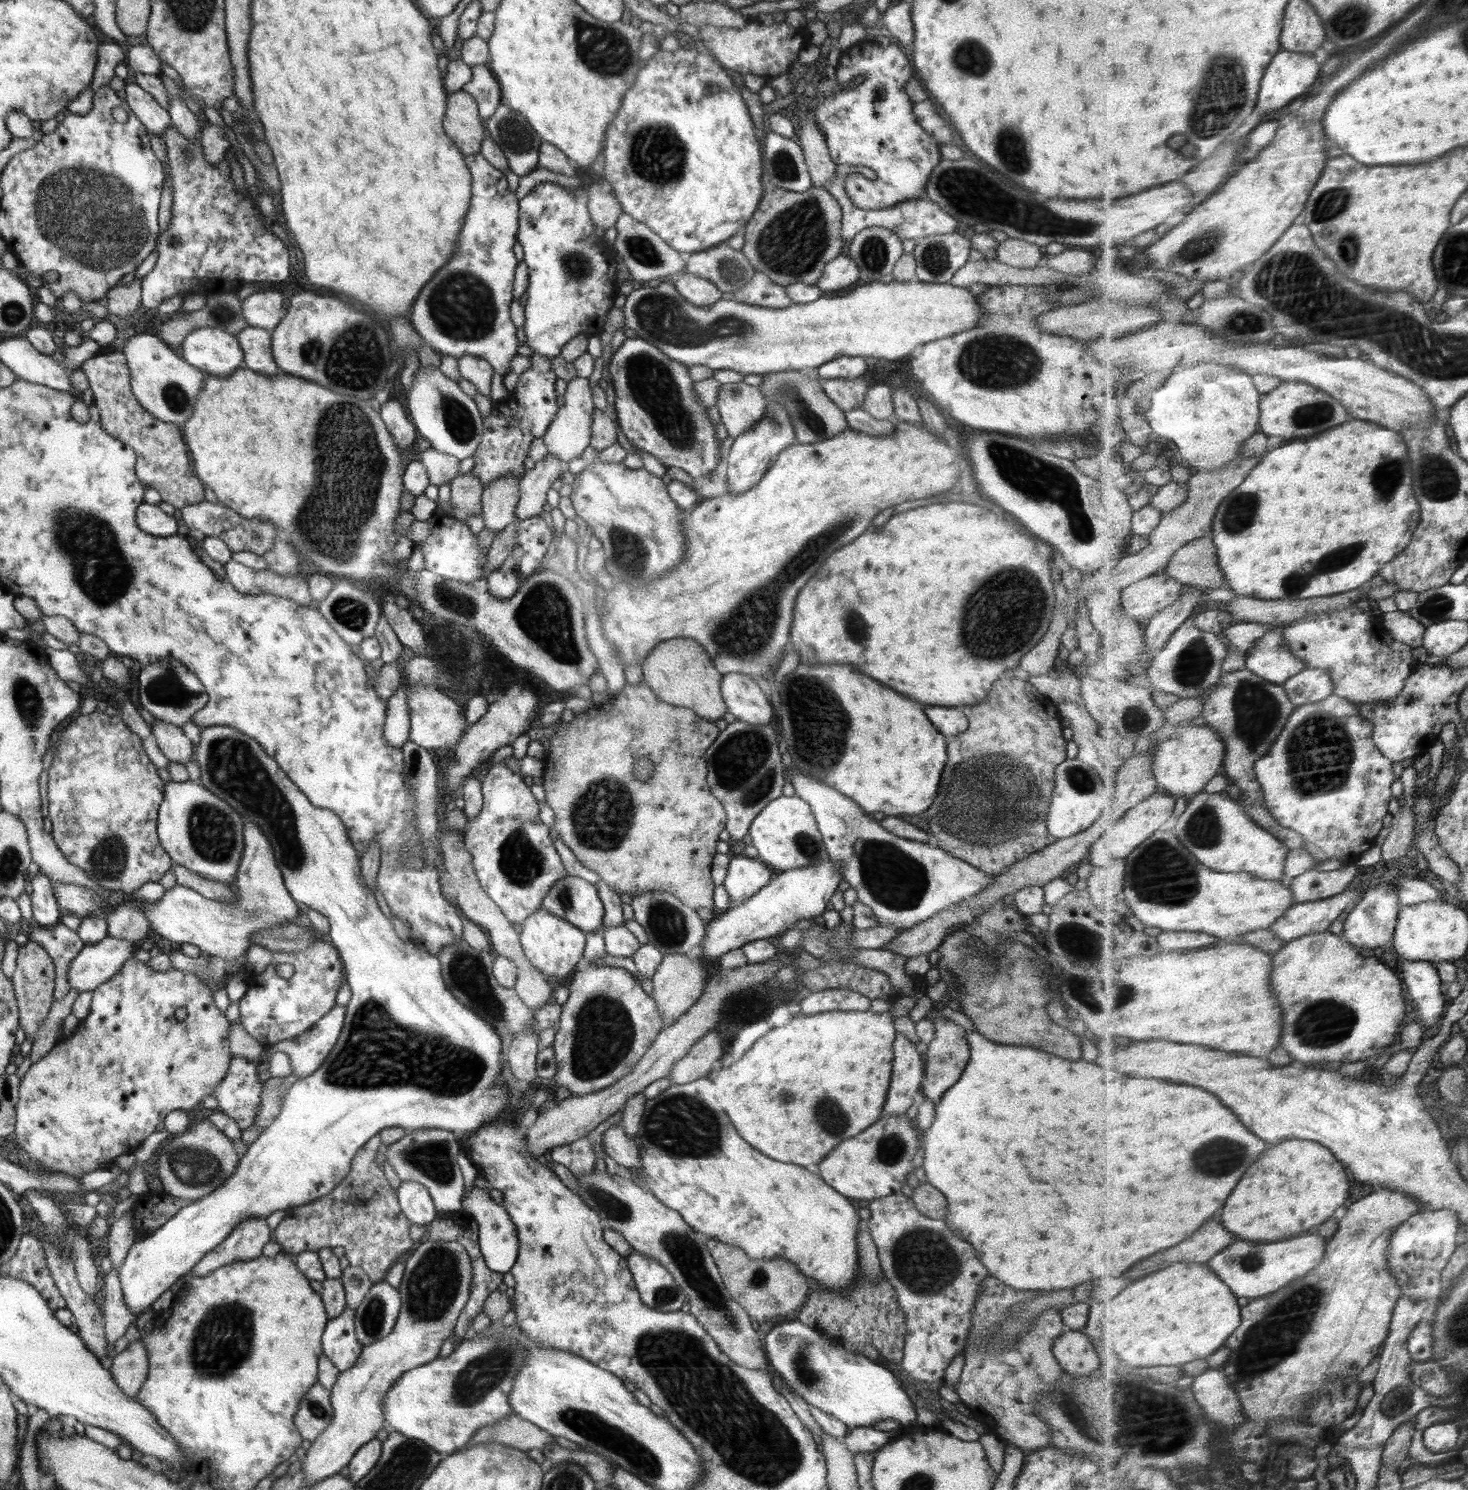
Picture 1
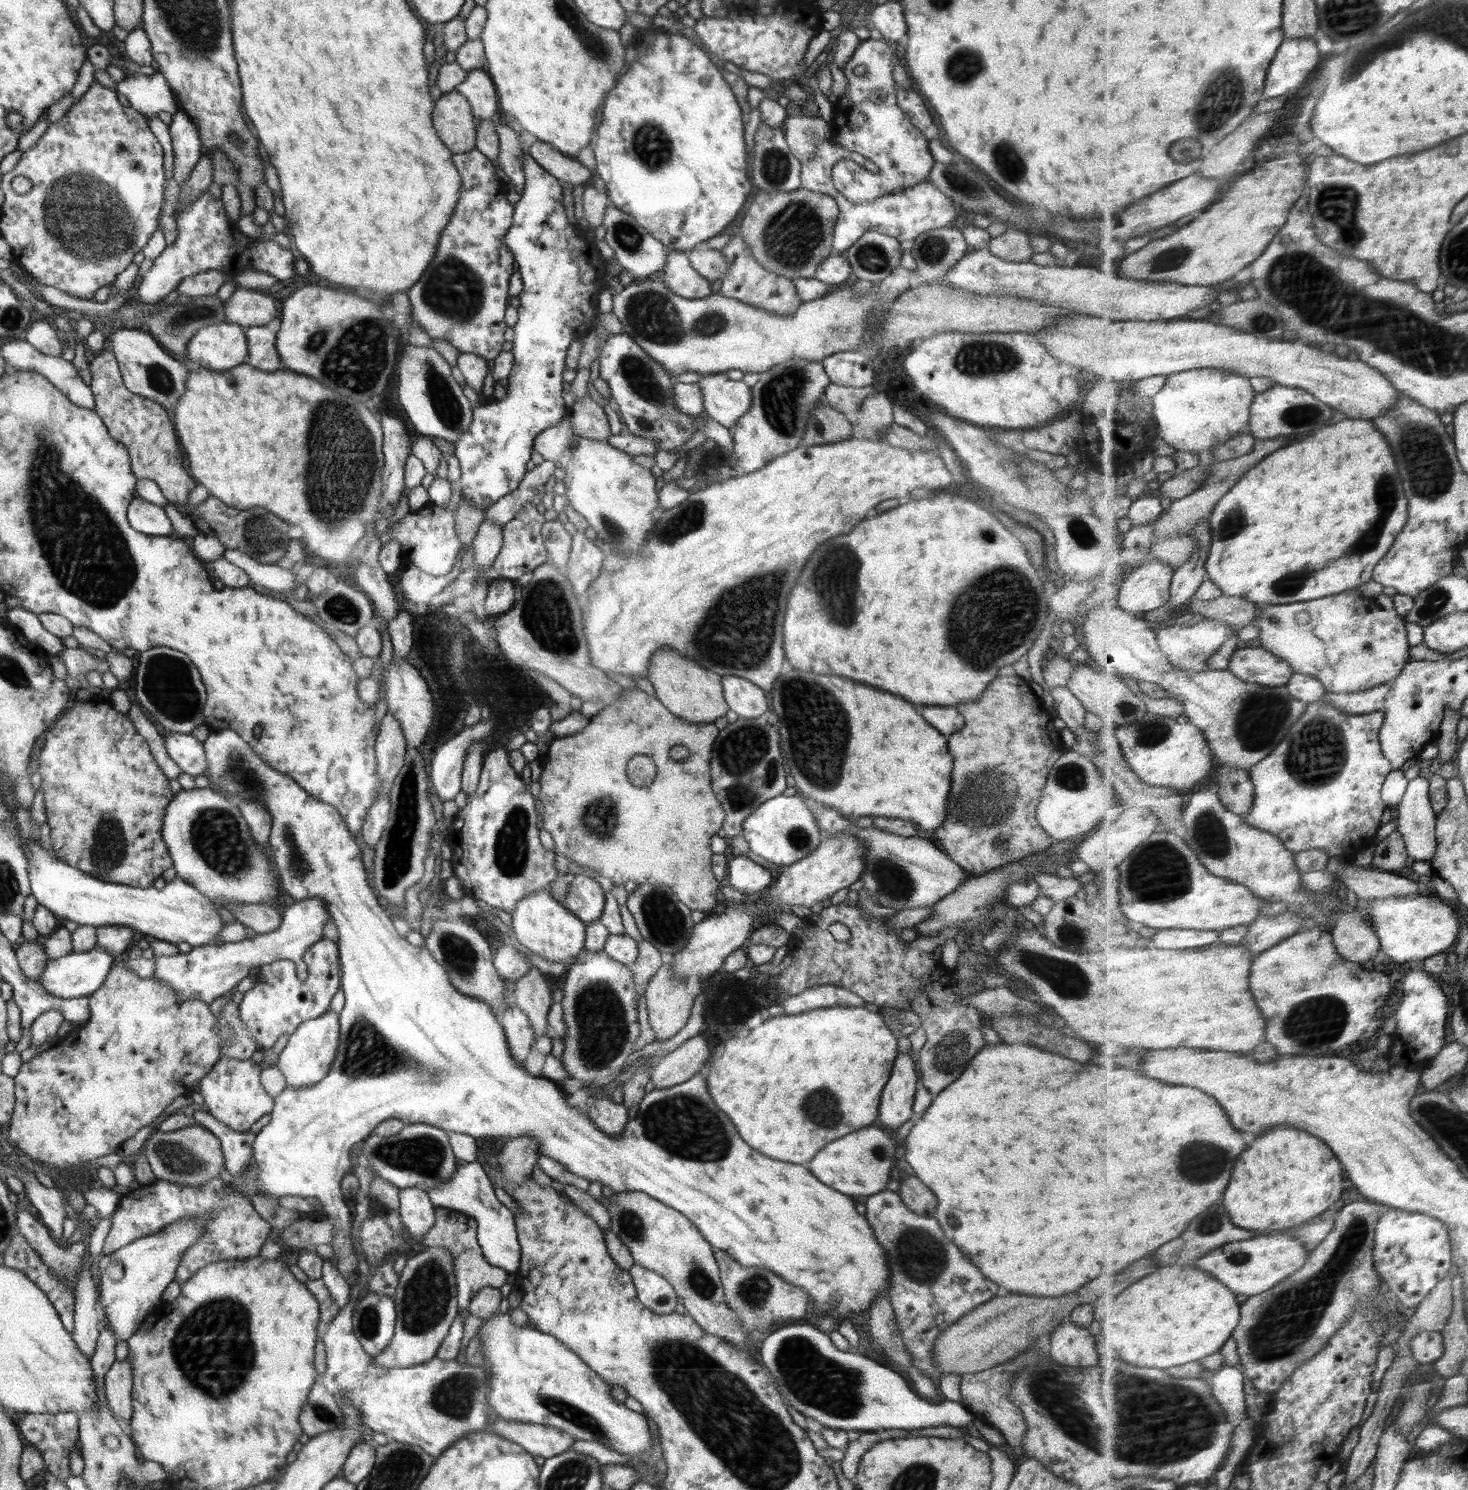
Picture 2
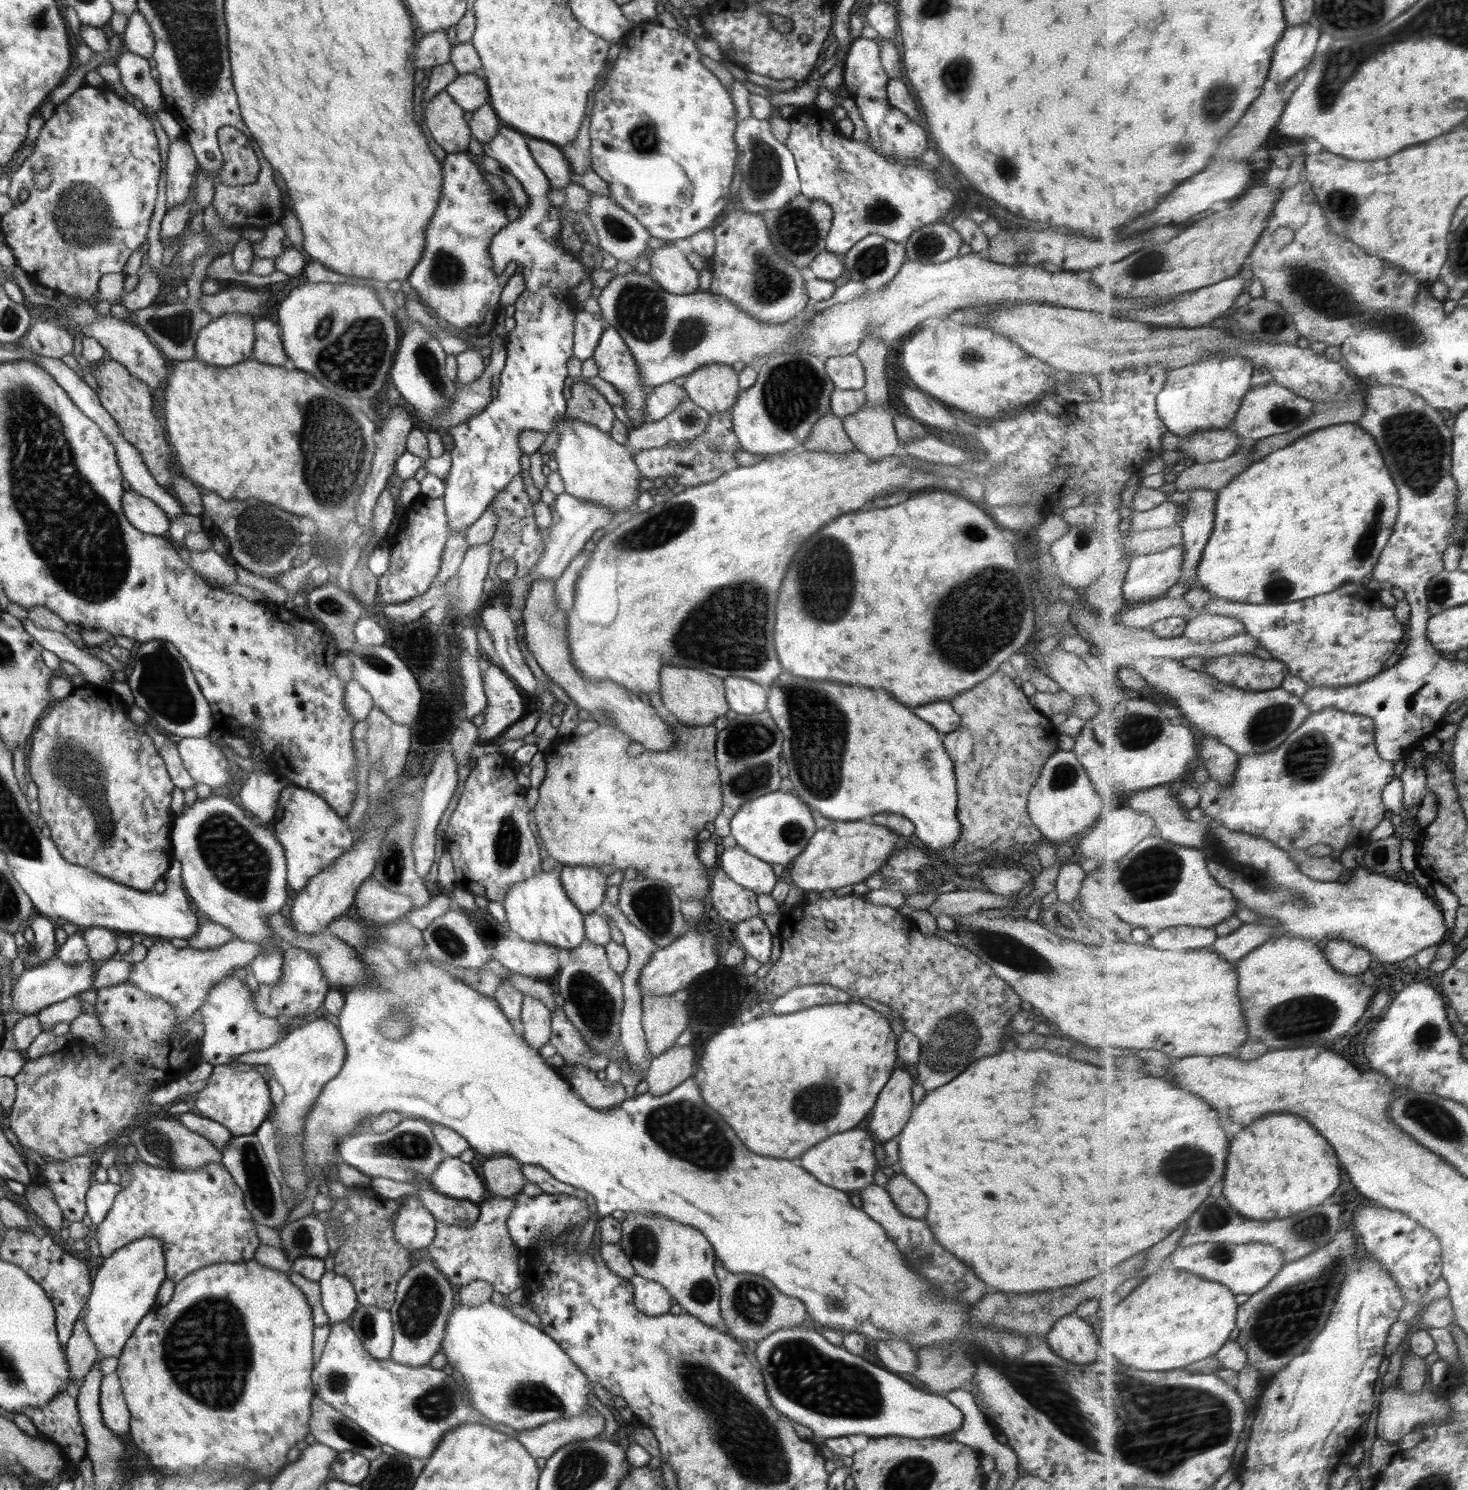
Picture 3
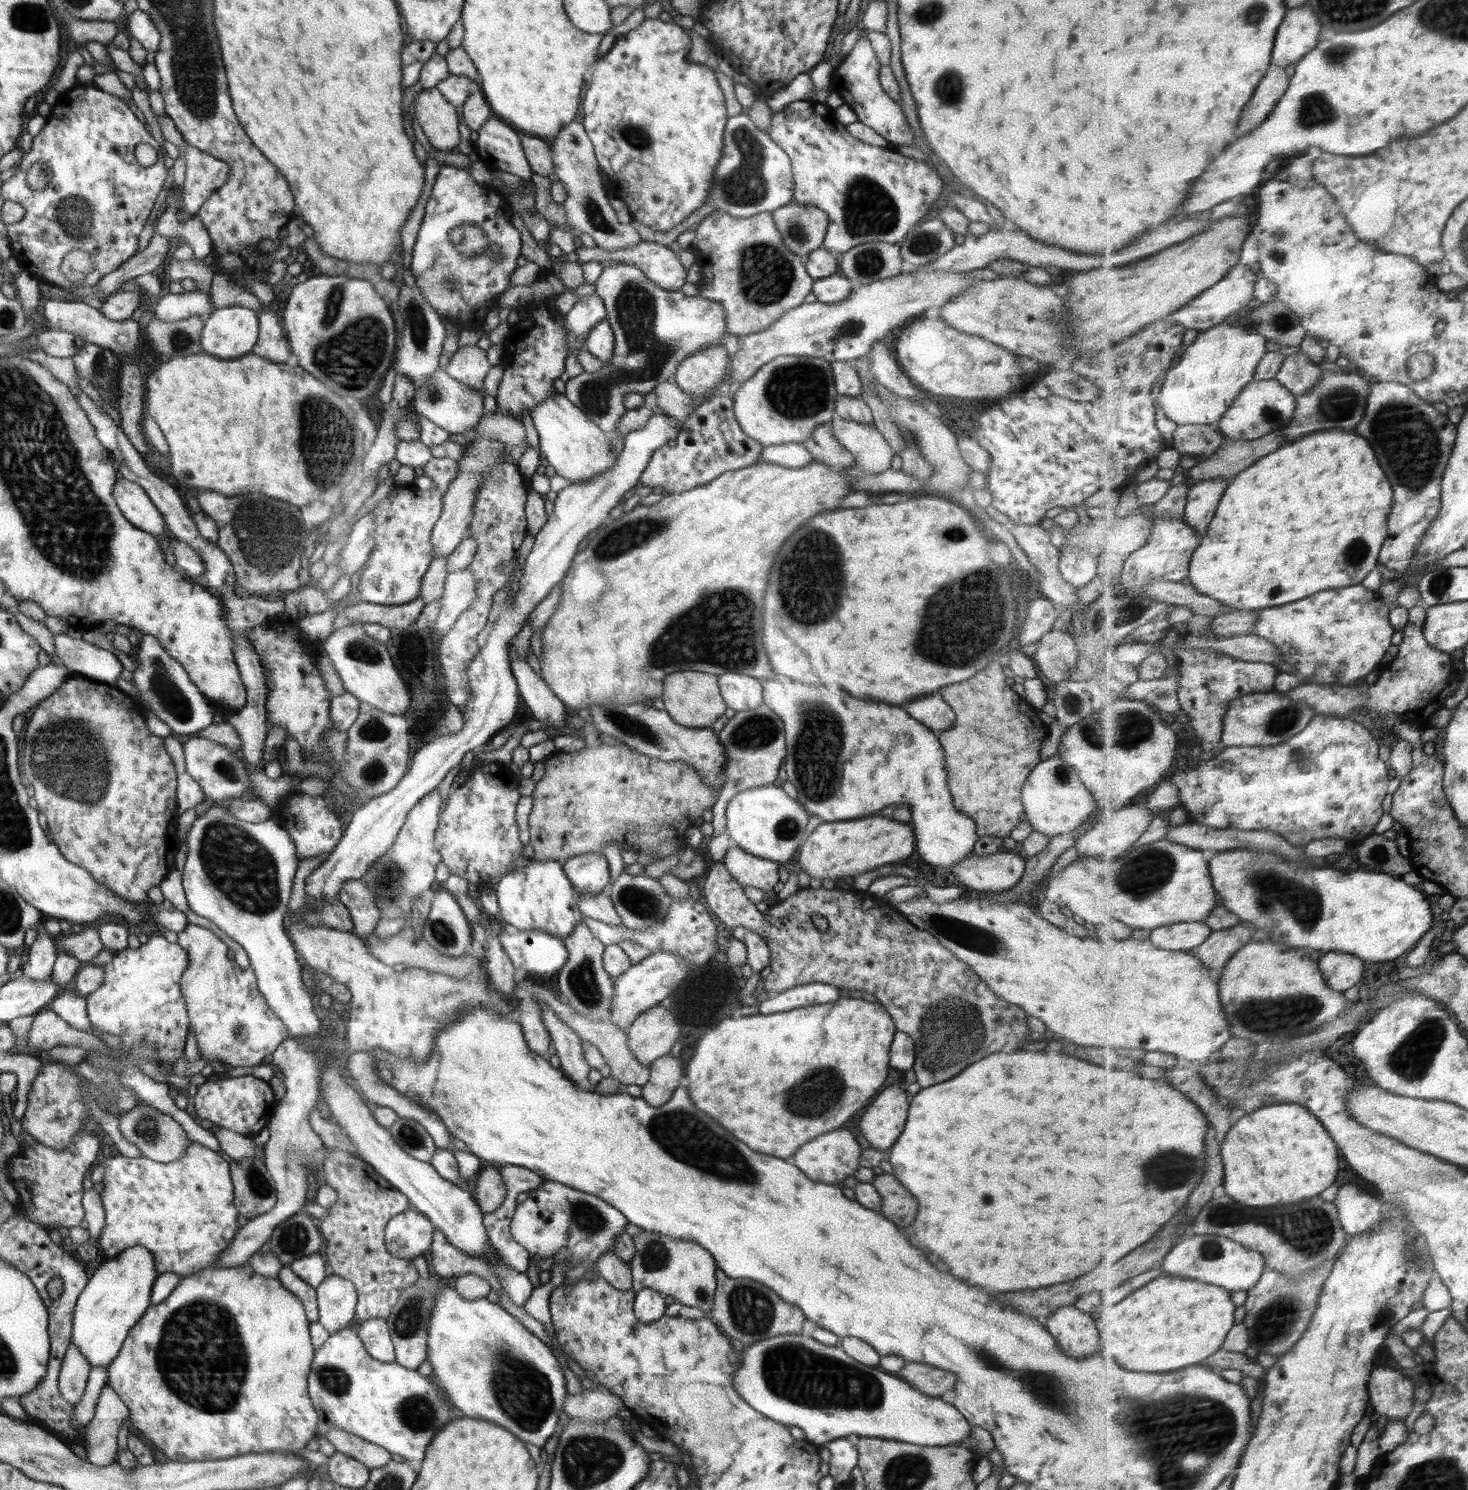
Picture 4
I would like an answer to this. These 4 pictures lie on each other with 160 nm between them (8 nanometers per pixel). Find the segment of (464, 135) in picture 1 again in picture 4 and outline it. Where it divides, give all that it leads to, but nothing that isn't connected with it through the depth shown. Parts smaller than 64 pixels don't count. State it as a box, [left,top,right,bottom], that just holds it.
[412,88,461,151]

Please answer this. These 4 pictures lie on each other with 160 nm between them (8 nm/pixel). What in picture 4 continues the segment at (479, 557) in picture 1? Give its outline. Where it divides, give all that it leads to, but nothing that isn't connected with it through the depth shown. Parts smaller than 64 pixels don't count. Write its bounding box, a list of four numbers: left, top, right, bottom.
[358,457,459,606]

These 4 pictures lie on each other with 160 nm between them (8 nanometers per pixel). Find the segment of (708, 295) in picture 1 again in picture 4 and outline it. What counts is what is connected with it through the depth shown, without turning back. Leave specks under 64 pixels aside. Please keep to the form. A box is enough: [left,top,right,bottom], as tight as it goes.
[575,241,687,291]

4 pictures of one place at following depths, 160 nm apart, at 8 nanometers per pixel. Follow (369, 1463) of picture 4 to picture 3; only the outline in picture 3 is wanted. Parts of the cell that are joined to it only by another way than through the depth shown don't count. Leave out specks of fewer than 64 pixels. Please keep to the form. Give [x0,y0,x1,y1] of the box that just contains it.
[309,1396,383,1461]

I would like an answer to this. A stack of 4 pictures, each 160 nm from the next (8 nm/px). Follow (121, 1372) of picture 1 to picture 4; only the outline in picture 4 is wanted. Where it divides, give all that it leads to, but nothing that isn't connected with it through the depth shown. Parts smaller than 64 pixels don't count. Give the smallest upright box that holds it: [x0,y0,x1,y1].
[80,1385,129,1466]

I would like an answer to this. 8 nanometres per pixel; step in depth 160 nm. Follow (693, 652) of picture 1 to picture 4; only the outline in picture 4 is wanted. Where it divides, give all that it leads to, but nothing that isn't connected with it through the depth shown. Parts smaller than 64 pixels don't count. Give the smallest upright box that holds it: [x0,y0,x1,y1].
[661,670,727,727]

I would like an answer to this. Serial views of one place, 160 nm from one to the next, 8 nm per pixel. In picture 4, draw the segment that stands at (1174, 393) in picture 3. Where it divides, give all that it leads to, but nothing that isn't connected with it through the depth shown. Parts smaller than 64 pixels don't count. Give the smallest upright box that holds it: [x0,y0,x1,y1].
[1159,324,1268,425]

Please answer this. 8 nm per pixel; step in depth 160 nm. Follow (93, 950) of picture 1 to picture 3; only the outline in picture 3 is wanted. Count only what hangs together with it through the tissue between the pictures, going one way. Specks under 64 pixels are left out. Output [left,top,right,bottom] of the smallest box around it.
[11,956,94,1016]

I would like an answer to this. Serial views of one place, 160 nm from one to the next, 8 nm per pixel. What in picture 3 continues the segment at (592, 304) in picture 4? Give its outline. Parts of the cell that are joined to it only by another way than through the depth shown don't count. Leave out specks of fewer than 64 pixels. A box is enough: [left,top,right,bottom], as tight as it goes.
[573,311,604,362]

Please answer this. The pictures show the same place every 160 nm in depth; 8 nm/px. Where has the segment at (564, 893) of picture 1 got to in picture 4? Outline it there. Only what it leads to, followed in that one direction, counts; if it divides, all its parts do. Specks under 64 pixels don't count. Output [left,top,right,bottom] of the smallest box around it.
[564,852,611,895]

